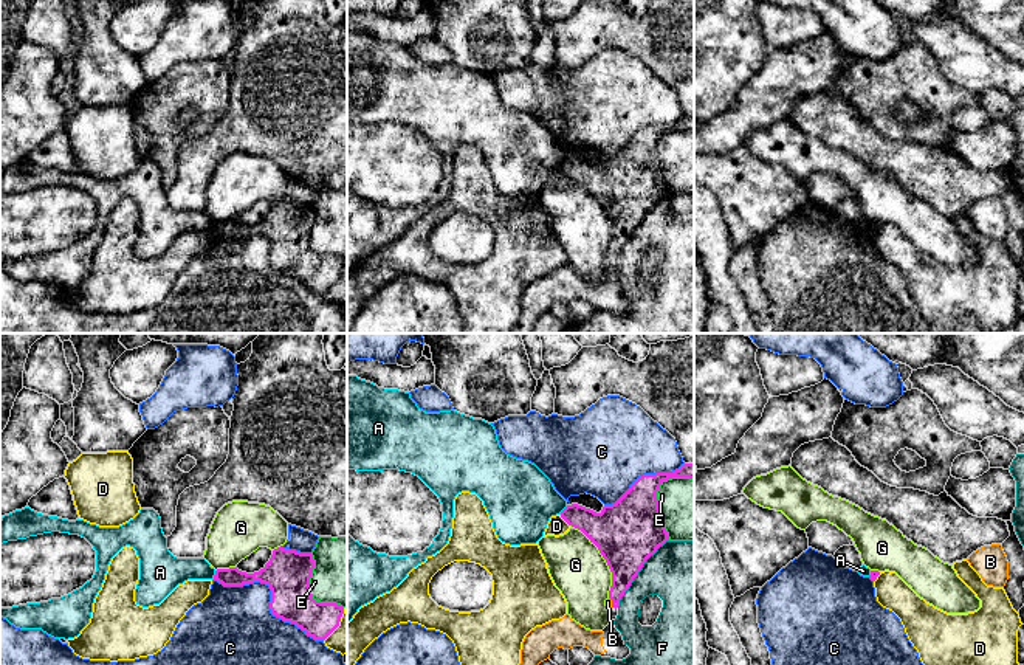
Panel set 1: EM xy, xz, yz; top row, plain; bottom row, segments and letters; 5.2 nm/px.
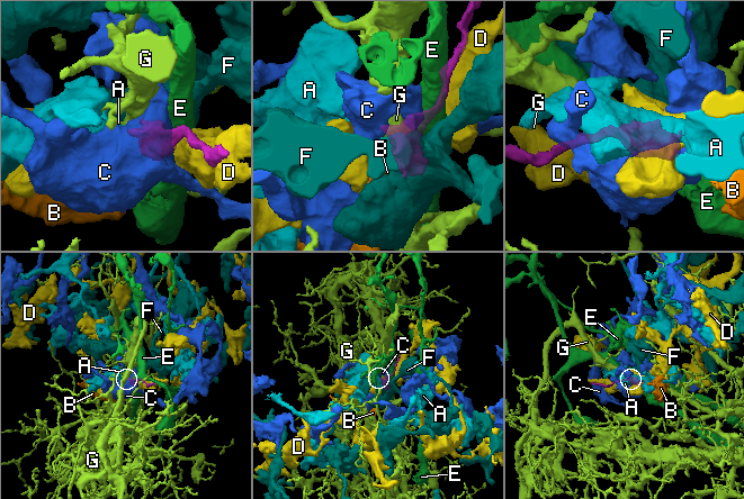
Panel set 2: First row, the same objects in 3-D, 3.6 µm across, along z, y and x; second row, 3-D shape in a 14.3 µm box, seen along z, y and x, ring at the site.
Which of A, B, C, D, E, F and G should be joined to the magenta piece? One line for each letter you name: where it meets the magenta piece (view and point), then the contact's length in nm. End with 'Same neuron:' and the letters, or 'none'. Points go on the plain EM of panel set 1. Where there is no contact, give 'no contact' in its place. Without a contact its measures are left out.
B: xz (612, 254) | 60 nm
Same neuron: B

